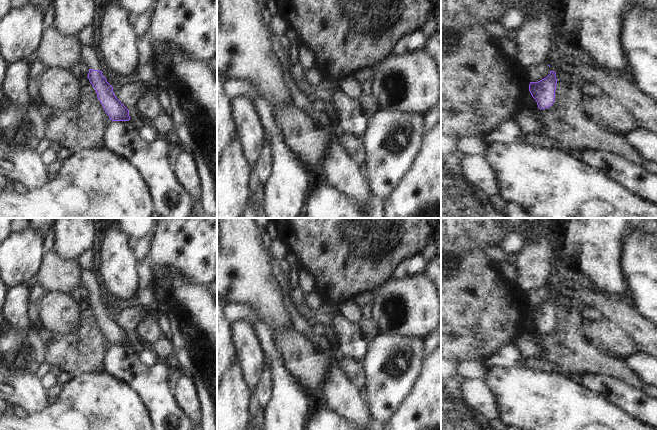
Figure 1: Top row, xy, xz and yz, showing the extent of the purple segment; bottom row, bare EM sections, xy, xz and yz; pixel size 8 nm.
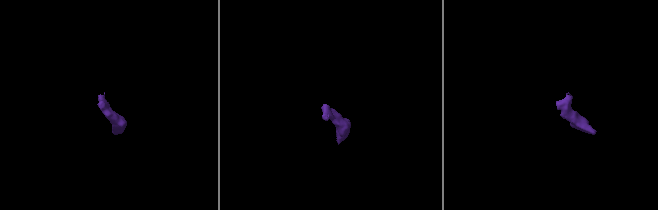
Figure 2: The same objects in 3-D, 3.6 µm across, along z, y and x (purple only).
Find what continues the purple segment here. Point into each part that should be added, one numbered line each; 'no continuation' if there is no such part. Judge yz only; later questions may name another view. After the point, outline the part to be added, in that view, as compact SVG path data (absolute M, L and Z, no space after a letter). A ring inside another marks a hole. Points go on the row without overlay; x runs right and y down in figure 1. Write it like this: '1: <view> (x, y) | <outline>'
no continuation

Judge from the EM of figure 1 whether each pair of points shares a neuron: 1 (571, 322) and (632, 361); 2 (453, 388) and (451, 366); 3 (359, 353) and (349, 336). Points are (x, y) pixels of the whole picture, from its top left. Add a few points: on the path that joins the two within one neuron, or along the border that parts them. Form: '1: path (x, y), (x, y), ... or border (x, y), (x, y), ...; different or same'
1: border (624, 360), (640, 378); different
2: border (457, 375), (451, 378); different
3: path (358, 349), (352, 340); same

